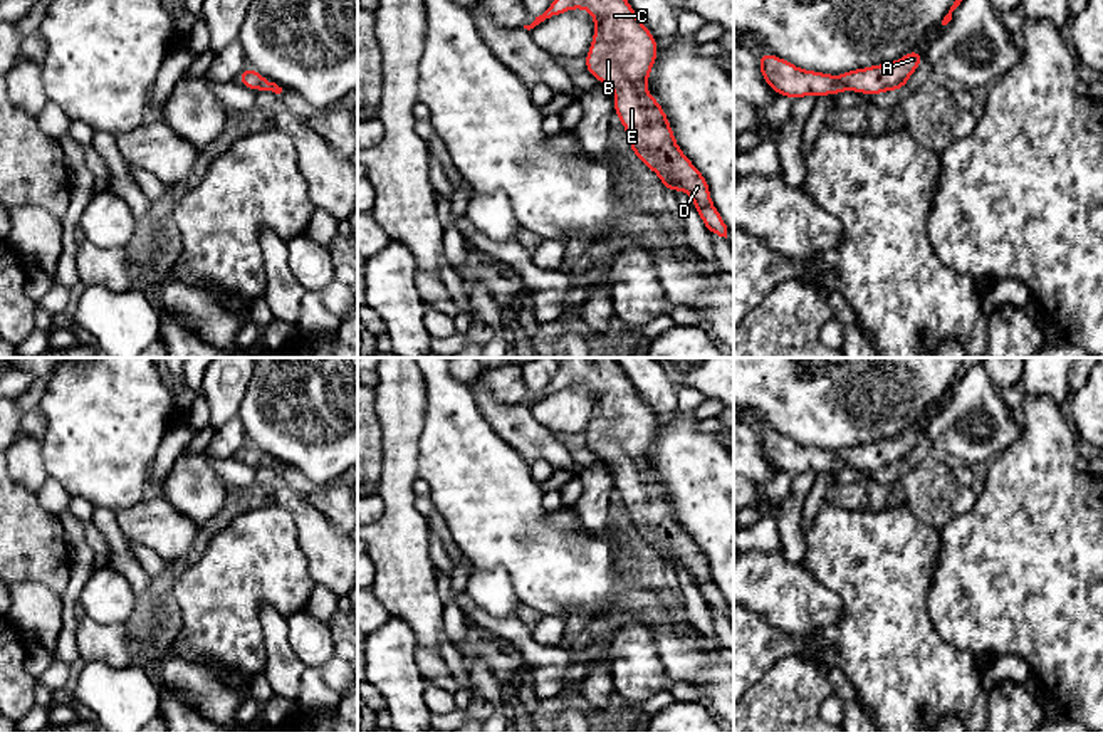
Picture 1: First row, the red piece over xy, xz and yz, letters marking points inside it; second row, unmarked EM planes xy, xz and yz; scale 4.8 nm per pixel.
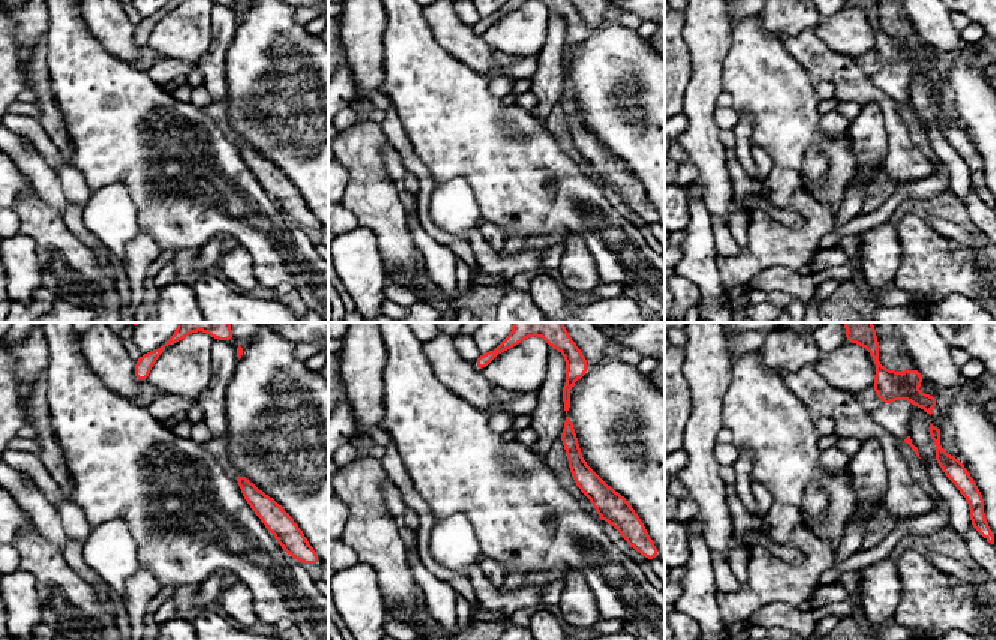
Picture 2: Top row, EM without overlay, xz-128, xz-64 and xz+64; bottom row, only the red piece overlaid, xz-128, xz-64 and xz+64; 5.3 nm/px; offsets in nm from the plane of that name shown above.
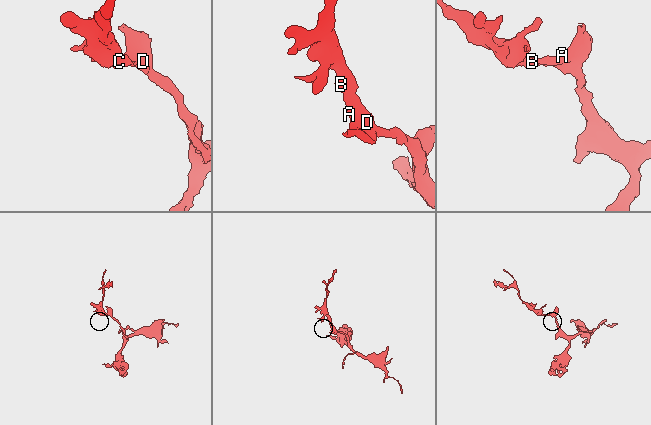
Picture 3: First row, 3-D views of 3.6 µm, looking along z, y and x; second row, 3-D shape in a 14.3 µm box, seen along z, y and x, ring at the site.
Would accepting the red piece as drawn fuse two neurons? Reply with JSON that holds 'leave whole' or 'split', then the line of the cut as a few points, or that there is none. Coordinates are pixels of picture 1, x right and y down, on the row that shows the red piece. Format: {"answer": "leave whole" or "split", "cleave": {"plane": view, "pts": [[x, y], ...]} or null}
{"answer": "leave whole", "cleave": null}

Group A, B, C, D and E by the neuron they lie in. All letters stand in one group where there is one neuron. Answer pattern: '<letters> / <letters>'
A B C D E

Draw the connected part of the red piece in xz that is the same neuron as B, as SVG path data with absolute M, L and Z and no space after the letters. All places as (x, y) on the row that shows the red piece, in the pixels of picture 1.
M554 0L524 29L531 30L571 8L588 10L594 18L586 71L614 91L614 114L626 129L635 156L660 176L663 188L687 191L707 230L727 238L727 225L712 205L707 180L678 148L665 111L646 92L658 54L651 32L628 0Z

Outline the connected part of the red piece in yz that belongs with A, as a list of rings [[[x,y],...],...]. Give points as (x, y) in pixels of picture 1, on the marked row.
[[[912,50],[897,62],[855,69],[836,77],[816,71],[802,71],[774,54],[761,54],[759,57],[759,67],[767,86],[791,101],[801,96],[841,94],[844,89],[870,96],[883,91],[900,91],[922,62],[925,62],[922,52]]]

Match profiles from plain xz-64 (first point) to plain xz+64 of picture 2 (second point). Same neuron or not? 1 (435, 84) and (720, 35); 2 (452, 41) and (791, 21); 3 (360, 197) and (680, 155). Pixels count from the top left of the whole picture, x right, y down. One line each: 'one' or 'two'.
1: two
2: two
3: two

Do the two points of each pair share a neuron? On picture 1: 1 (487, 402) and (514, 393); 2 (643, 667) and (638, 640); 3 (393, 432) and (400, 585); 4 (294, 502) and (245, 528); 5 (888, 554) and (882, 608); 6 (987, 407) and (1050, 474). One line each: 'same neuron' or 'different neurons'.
1: different neurons
2: same neuron
3: same neuron
4: different neurons
5: same neuron
6: different neurons

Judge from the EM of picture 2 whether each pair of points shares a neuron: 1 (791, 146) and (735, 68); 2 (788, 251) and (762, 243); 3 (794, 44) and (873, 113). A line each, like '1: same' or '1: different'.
1: same
2: same
3: different

